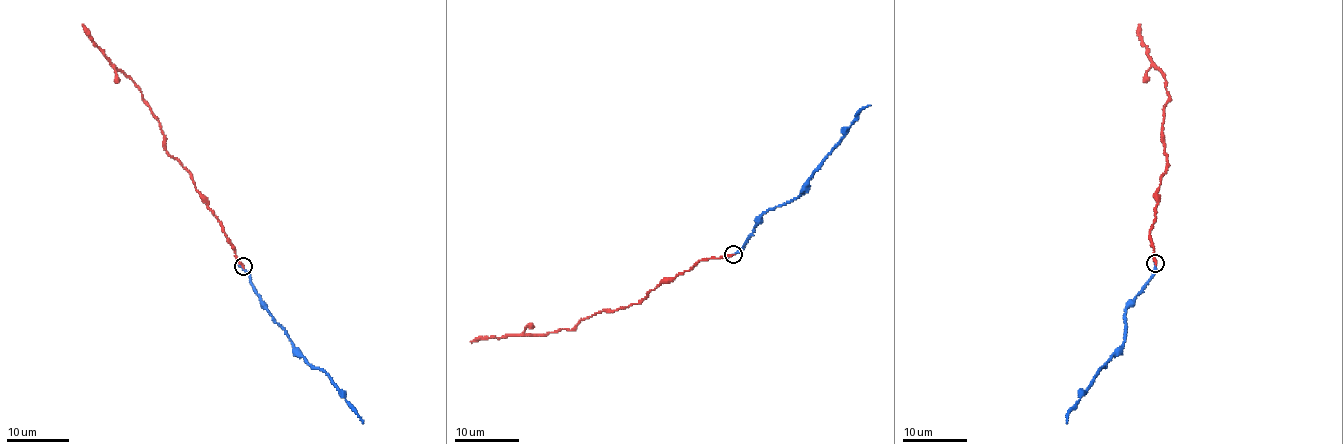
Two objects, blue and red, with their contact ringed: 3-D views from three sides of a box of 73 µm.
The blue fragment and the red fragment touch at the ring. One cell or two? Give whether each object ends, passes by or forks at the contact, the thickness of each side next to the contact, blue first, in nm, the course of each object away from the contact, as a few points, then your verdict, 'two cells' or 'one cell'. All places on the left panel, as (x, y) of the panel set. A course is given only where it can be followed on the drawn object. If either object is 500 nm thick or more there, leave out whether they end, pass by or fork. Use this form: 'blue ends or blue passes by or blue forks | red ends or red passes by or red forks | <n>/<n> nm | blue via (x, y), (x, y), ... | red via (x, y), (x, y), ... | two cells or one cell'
blue ends | red ends | 190/180 nm | blue via (243, 267), (273, 321), (285, 331), (306, 361), (326, 373), (363, 423) | red via (243, 267), (189, 170), (167, 153), (161, 126), (139, 87), (118, 70), (82, 24) | one cell

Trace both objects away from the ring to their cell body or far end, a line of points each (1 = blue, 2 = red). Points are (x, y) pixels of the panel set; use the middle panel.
1: (733, 254), (744, 247), (763, 215), (798, 198), (812, 174), (859, 112), (871, 105)
2: (733, 254), (703, 258), (643, 298), (617, 310), (596, 313), (569, 330), (510, 334), (470, 341)

